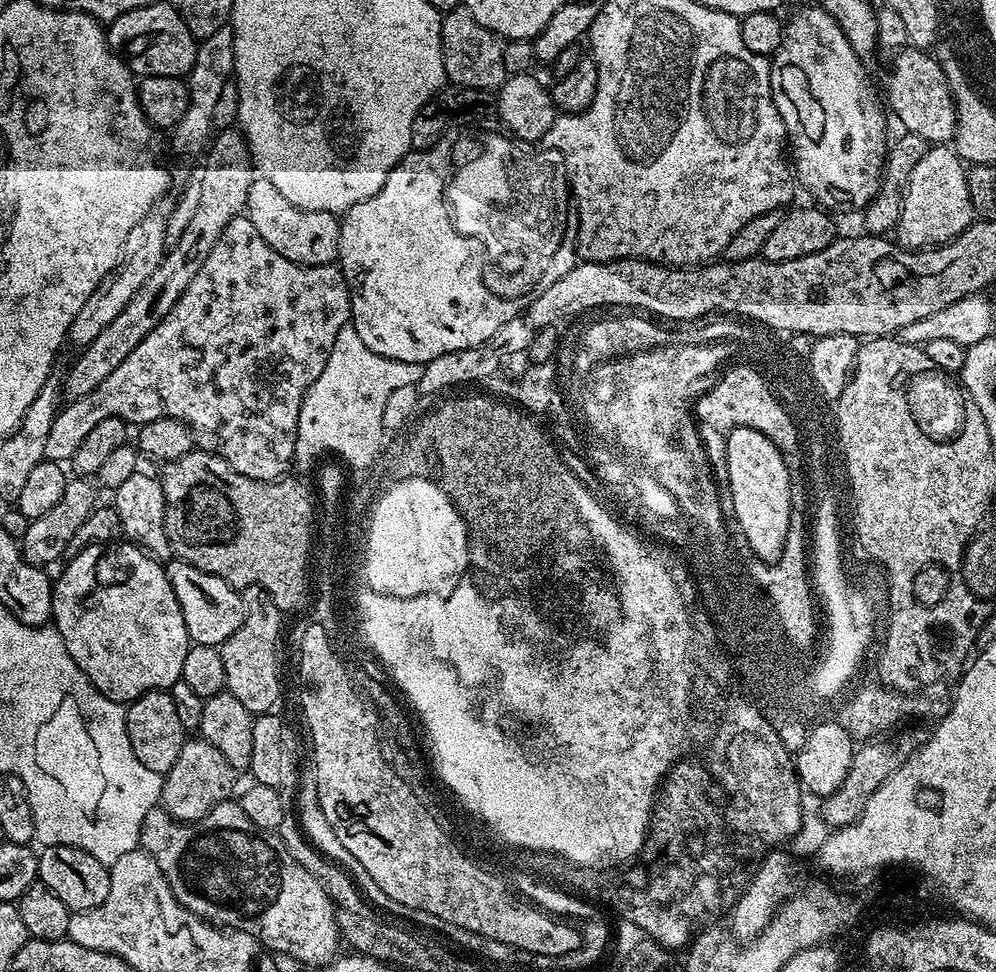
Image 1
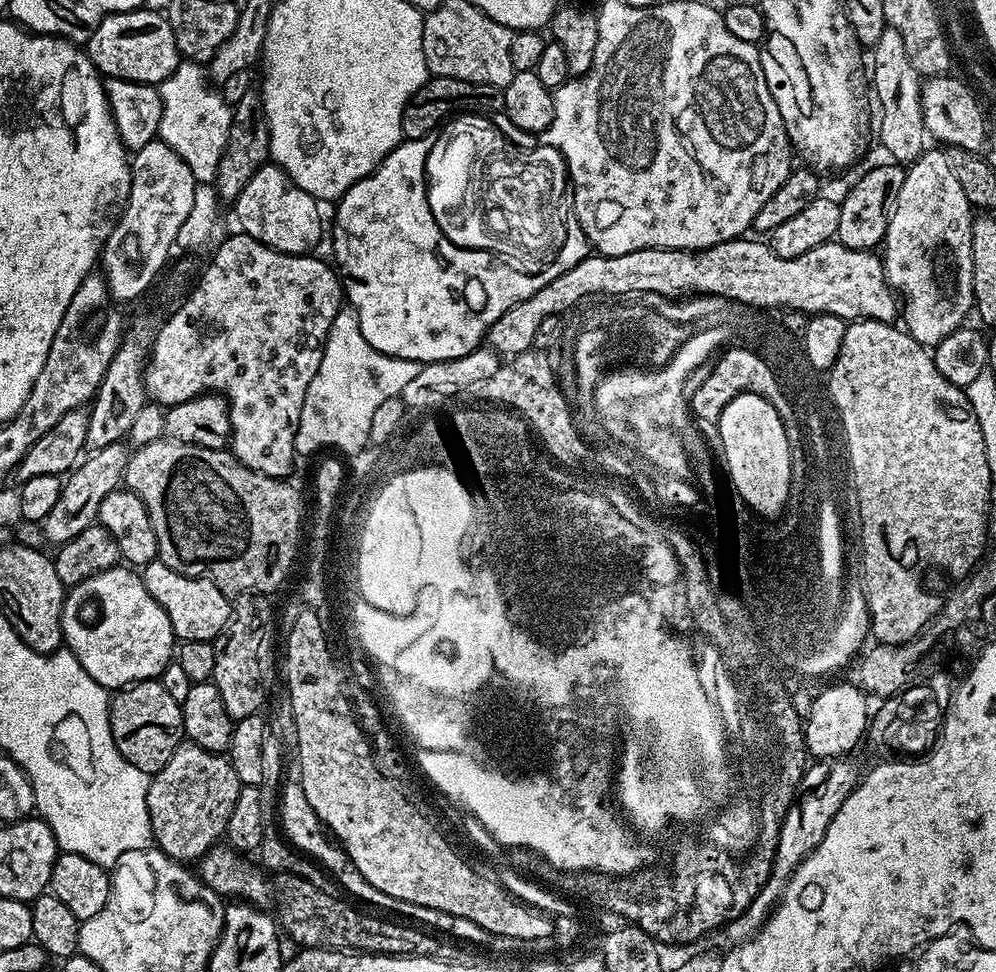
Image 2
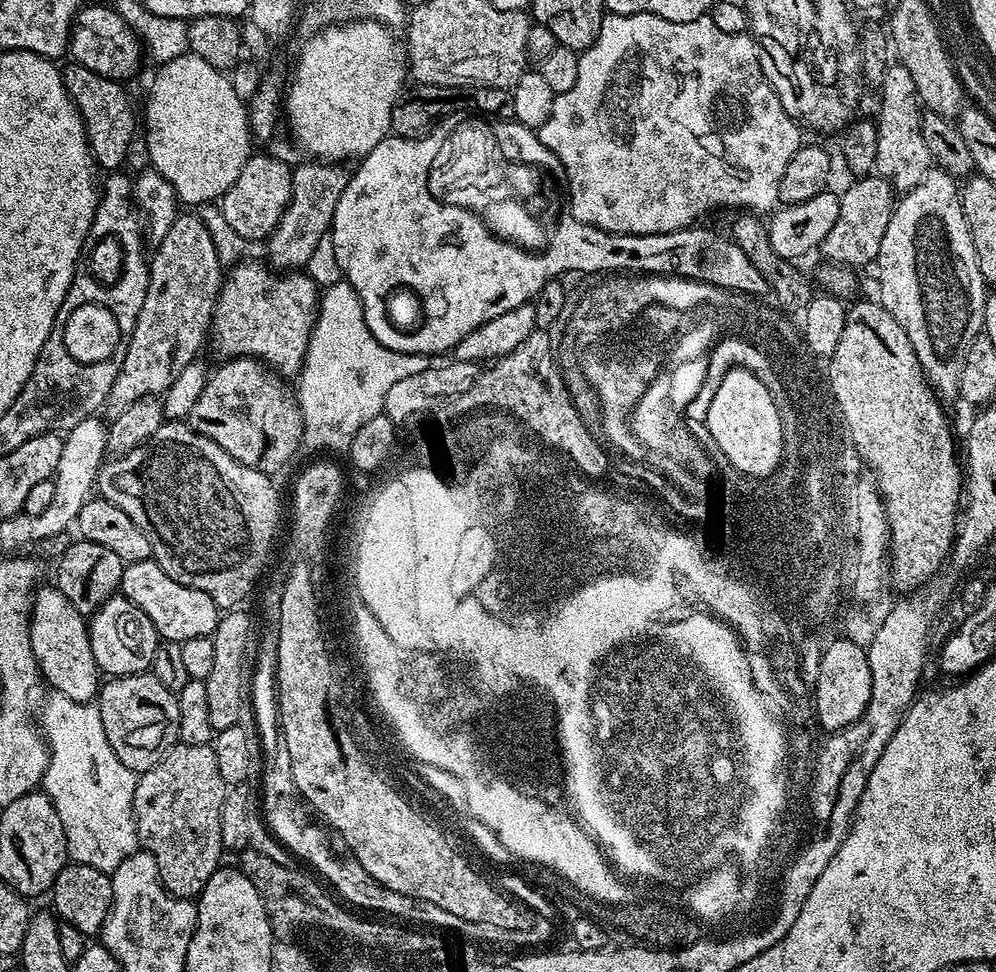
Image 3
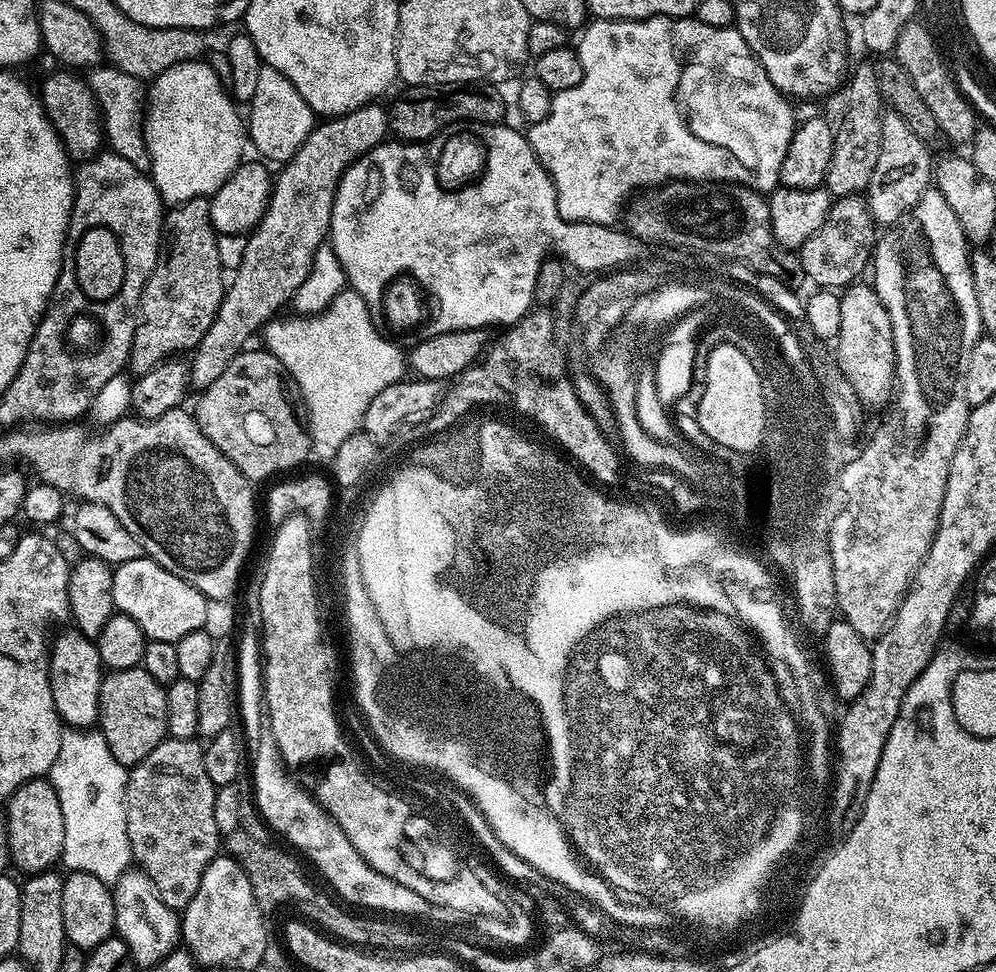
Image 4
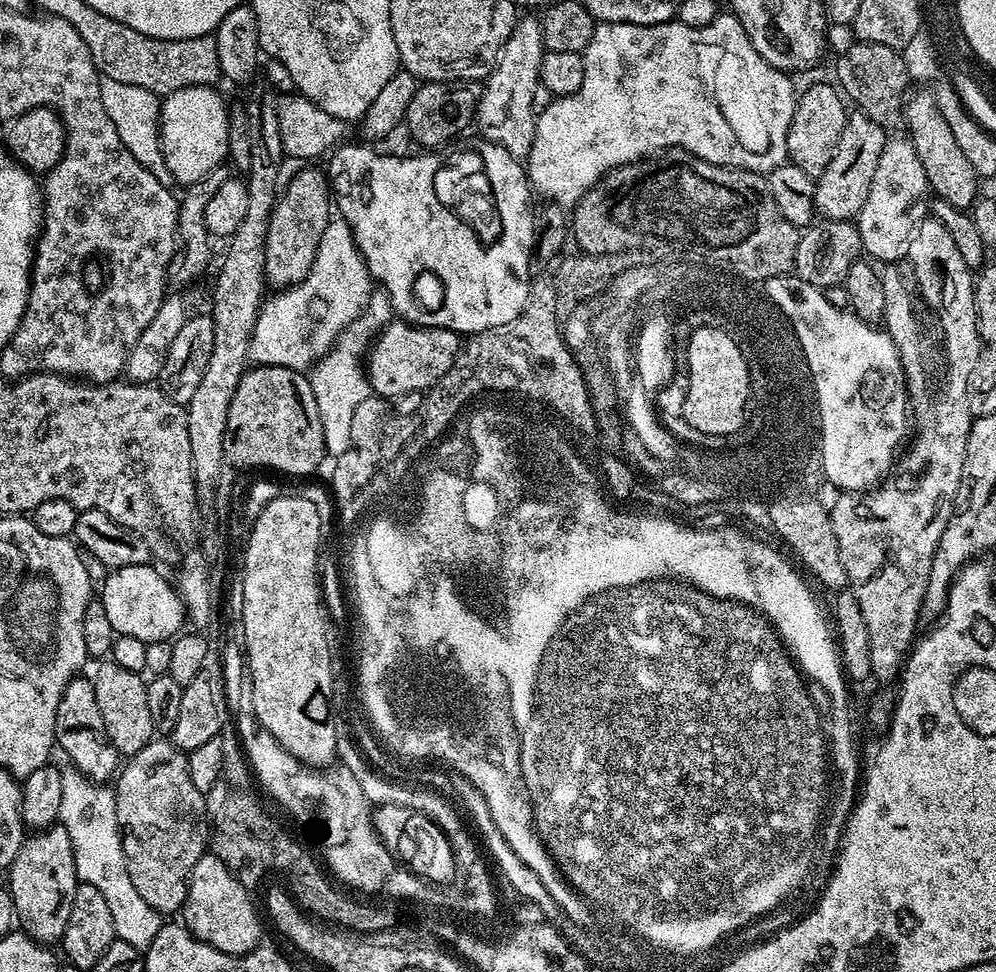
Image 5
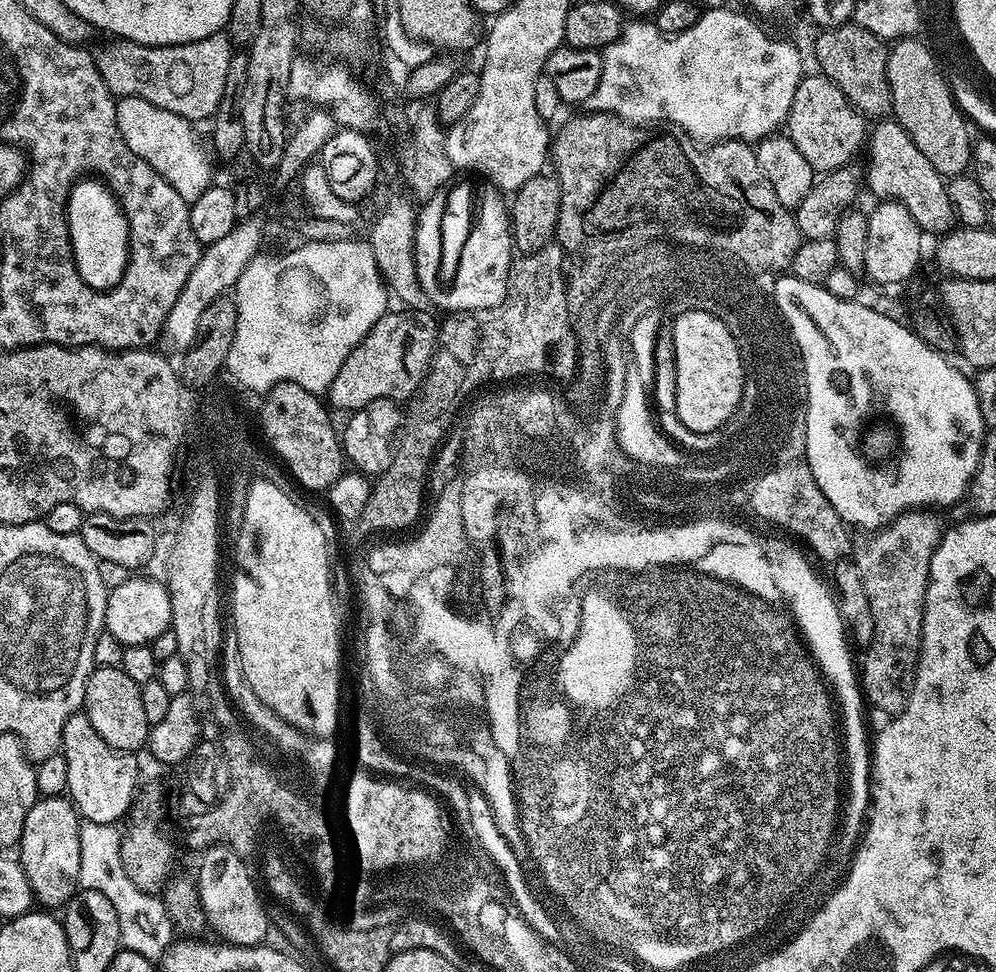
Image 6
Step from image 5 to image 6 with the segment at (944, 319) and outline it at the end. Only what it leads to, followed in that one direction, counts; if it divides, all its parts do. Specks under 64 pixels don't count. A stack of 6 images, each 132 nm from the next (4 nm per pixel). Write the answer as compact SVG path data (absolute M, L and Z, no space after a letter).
M909 510L896 517L890 524L885 524L883 528L879 529L864 544L864 549L860 552L860 557L855 557L854 563L862 582L866 586L866 598L870 598L870 614L874 614L874 638L869 642L867 648L863 649L862 656L864 656L864 672L862 668L862 692L868 700L880 712L885 712L885 717L891 718L897 716L901 710L908 704L908 699L912 693L914 686L914 678L916 677L916 663L920 661L920 639L922 638L922 626L924 625L924 599L928 593L928 575L930 574L930 562L934 558L934 550L940 544L940 537L942 535L942 527L940 528L940 520L935 516L935 511L932 510Z

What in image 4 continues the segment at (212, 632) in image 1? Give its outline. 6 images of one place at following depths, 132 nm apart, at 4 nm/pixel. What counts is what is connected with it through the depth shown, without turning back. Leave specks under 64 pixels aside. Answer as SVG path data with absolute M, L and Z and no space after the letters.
M141 558L118 564L115 565L112 577L115 611L132 618L148 640L175 642L186 634L203 629L208 598L194 586L190 586L190 582L178 578L178 574L170 574L170 570L166 570L158 562Z

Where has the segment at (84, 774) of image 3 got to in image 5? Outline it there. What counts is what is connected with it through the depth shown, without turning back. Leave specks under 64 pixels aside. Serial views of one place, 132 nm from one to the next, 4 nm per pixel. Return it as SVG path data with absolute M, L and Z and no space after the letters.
M65 771L59 823L66 834L70 834L70 842L74 846L77 881L94 886L94 890L99 890L102 898L106 898L110 918L114 918L116 939L146 950L158 935L162 916L153 910L150 902L142 902L142 894L138 894L138 890L134 890L134 882L130 882L124 861L124 847L120 841L120 823L116 817L115 791L85 776L83 772Z

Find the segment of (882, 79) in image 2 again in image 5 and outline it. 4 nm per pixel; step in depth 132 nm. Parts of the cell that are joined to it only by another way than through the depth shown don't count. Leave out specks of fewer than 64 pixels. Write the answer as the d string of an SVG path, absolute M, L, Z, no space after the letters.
M889 139L888 145L882 150L882 158L878 158L874 178L870 181L870 194L866 194L866 202L862 202L862 210L854 221L862 238L863 251L873 261L899 260L916 233L917 226L924 221L929 212L930 189L926 170L918 158L918 150L914 150L911 139Z

